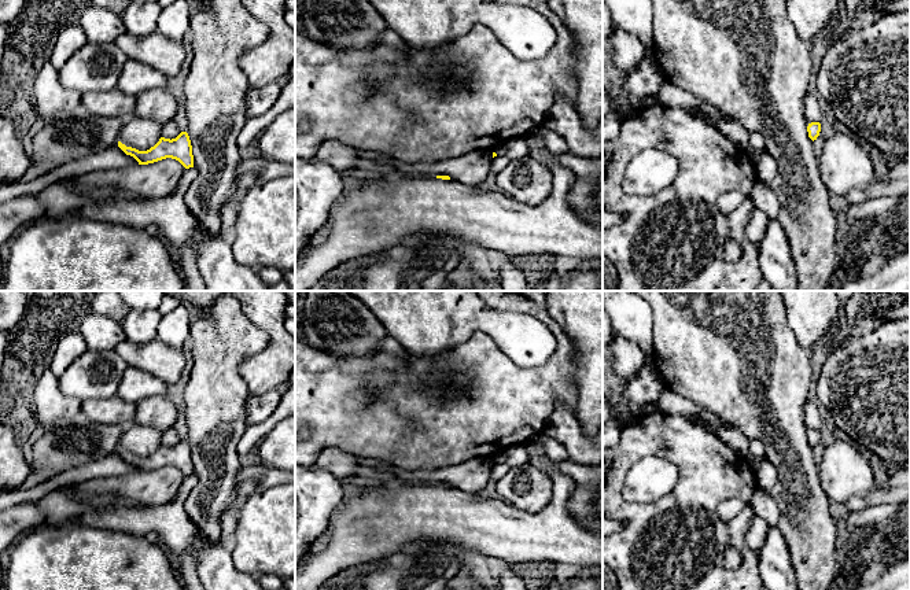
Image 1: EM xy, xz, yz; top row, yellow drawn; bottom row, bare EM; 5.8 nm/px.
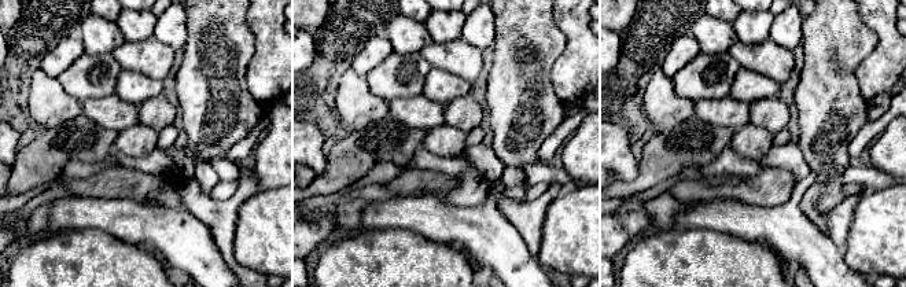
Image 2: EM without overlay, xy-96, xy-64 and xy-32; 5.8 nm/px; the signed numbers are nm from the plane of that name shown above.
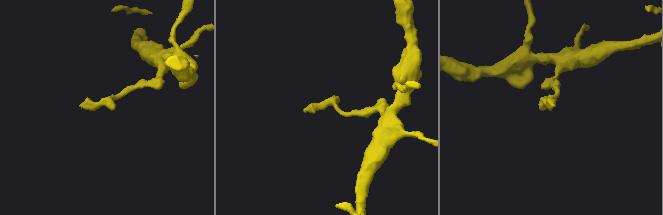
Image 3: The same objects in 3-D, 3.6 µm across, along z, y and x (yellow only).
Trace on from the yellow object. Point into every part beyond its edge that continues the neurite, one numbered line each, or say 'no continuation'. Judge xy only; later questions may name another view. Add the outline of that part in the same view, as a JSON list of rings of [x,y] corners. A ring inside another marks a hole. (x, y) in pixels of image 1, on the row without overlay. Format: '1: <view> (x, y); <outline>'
no continuation

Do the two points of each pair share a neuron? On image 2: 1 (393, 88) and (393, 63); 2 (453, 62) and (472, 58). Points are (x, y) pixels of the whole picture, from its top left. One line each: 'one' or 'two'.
1: one
2: one

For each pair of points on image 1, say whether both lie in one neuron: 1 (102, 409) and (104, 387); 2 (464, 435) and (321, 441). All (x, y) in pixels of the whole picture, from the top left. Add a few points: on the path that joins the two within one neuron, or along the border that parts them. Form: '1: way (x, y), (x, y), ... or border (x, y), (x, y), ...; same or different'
1: border (115, 394), (107, 398), (87, 398), (83, 401); different
2: way (428, 435), (357, 435); same

